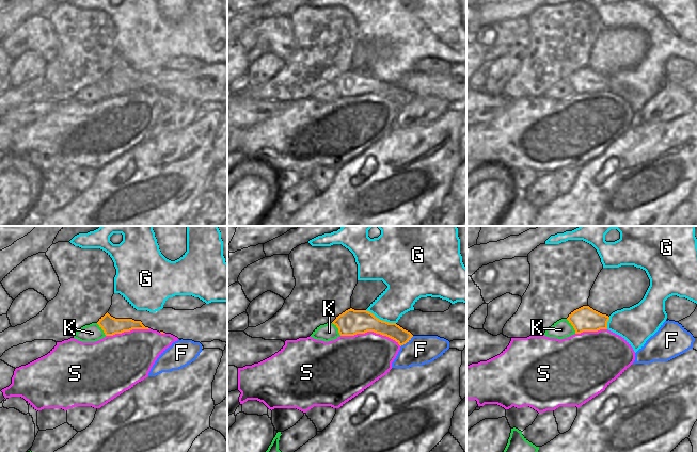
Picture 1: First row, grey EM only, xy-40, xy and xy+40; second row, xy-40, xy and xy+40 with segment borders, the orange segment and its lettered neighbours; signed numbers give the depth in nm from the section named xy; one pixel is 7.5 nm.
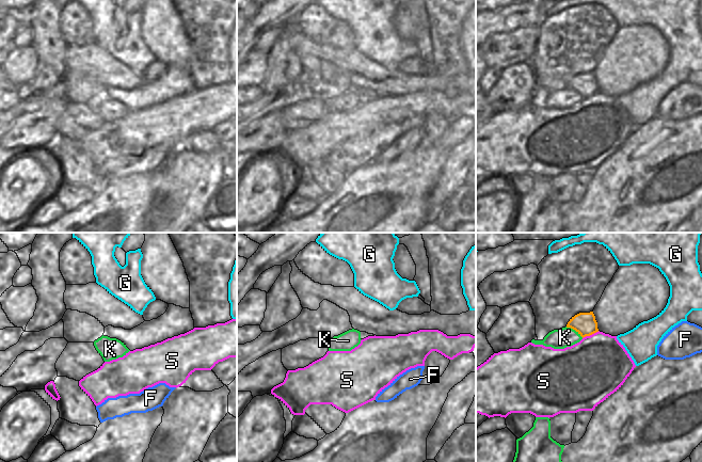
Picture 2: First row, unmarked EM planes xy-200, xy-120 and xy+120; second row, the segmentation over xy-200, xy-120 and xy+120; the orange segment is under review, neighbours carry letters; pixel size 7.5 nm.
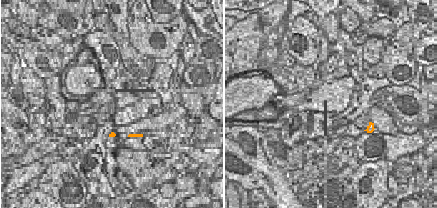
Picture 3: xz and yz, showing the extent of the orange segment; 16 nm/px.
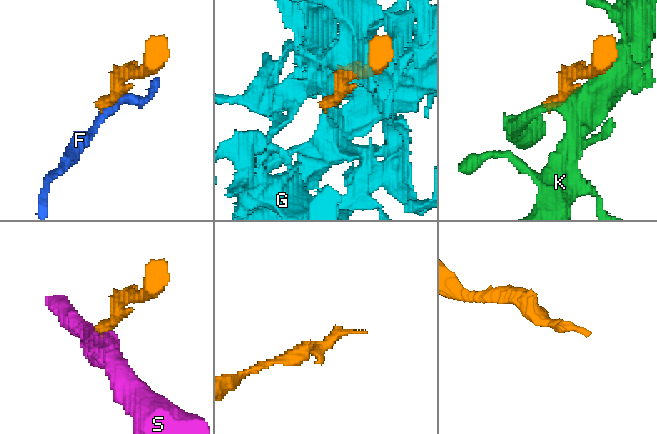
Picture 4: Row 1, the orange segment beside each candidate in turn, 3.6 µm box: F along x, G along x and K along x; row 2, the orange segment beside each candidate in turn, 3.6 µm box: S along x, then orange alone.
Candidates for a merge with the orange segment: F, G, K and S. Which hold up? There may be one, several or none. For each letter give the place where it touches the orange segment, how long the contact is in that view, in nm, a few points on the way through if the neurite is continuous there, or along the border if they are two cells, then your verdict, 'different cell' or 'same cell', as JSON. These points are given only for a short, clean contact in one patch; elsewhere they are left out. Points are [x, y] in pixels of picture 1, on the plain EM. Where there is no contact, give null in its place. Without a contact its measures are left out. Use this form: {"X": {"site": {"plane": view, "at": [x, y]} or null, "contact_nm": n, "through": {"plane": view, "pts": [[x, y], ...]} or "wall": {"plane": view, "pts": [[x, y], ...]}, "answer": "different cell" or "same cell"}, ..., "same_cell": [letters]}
{"F": {"site": {"plane": "xy", "at": [407, 102]}, "contact_nm": 130, "wall": {"plane": "xy", "pts": [[413, 97], [400, 108]]}, "answer": "different cell"}, "G": {"site": {"plane": "xy", "at": [381, 81]}, "contact_nm": 240, "answer": "different cell"}, "K": {"site": {"plane": "xy+40", "at": [572, 86]}, "contact_nm": 130, "answer": "different cell"}, "S": {"site": {"plane": "xy", "at": [370, 92]}, "contact_nm": 460, "answer": "different cell"}, "same_cell": []}

